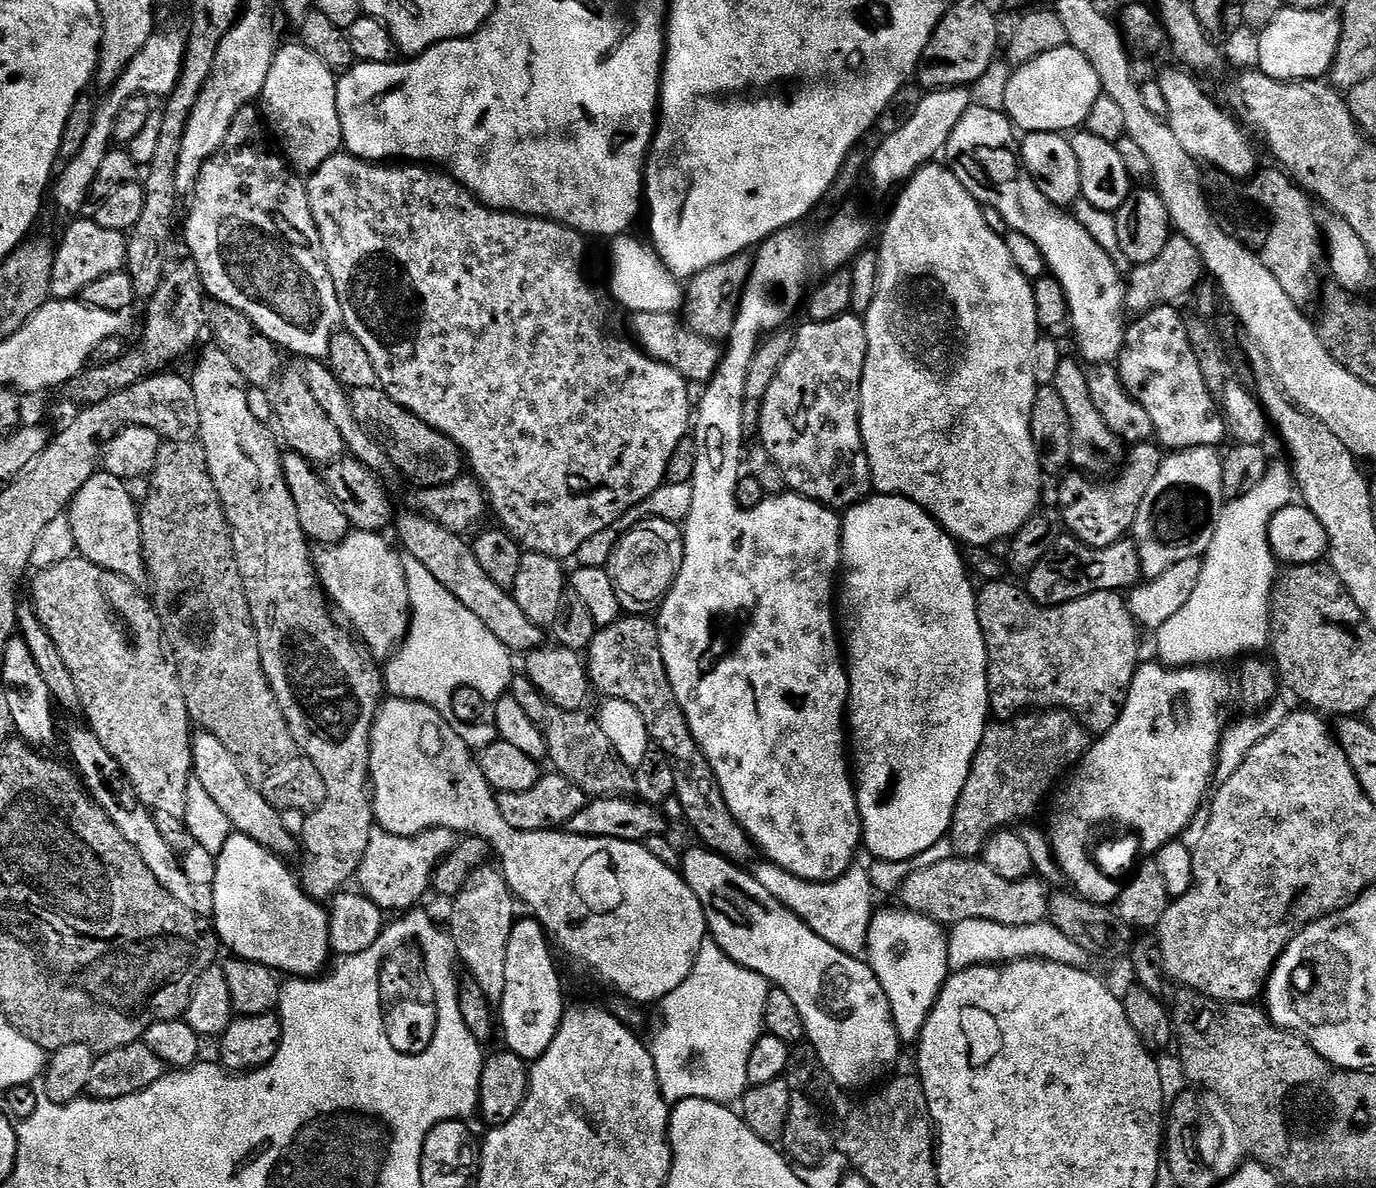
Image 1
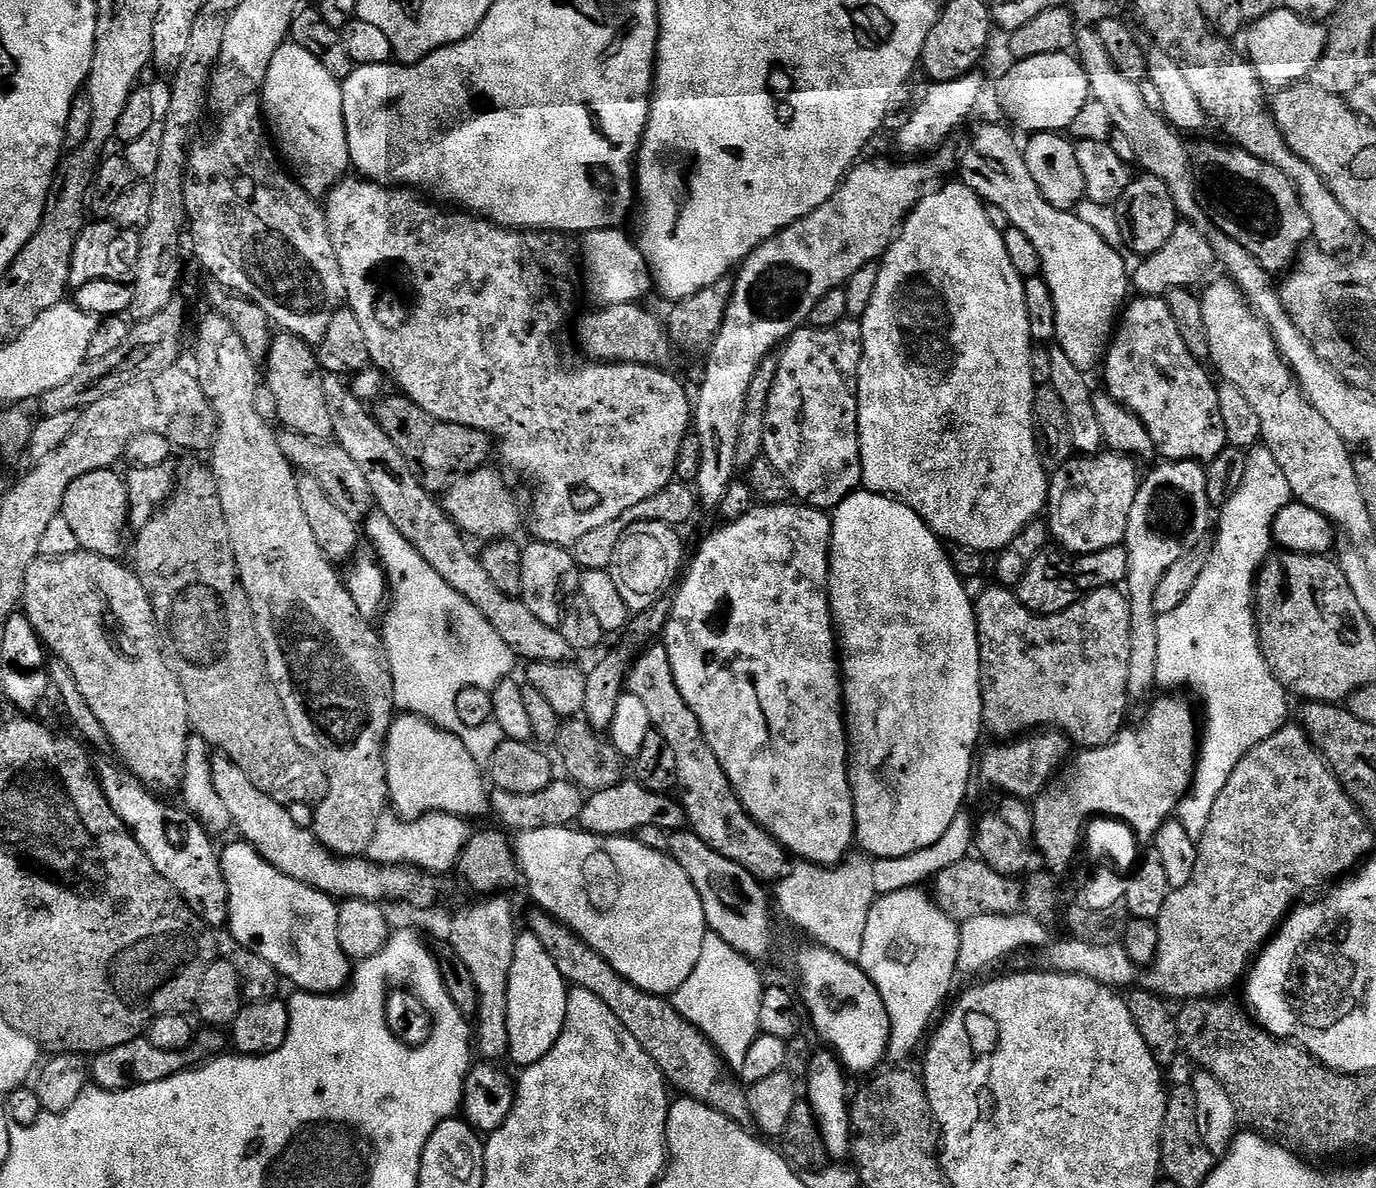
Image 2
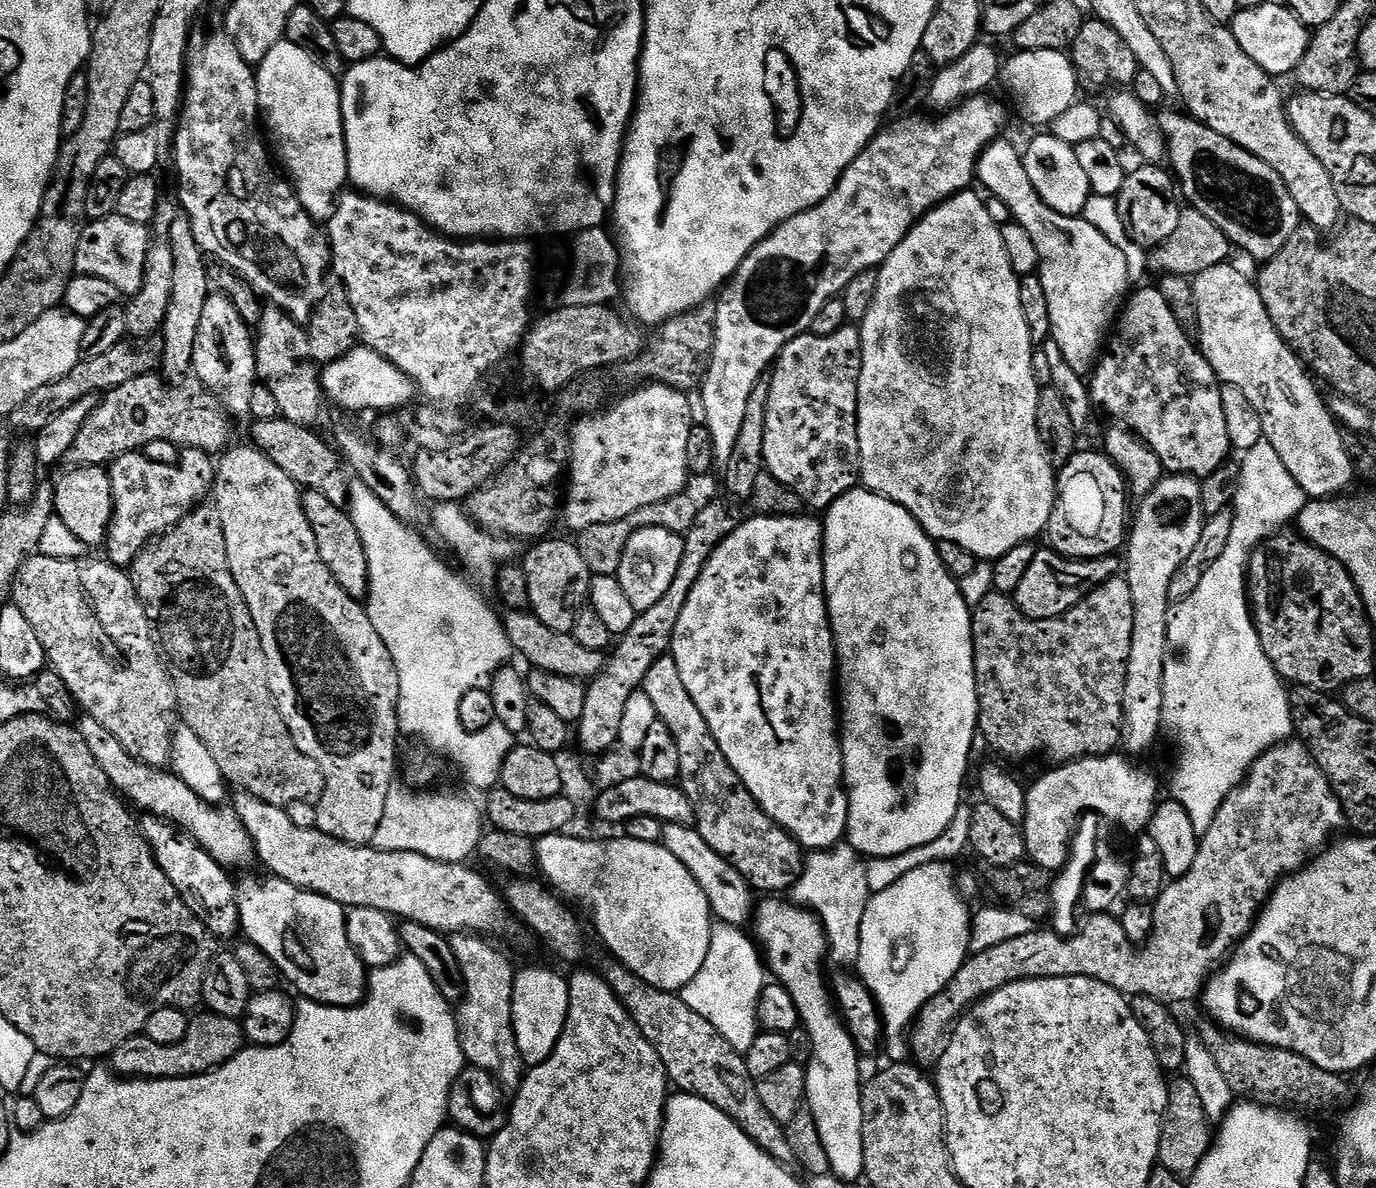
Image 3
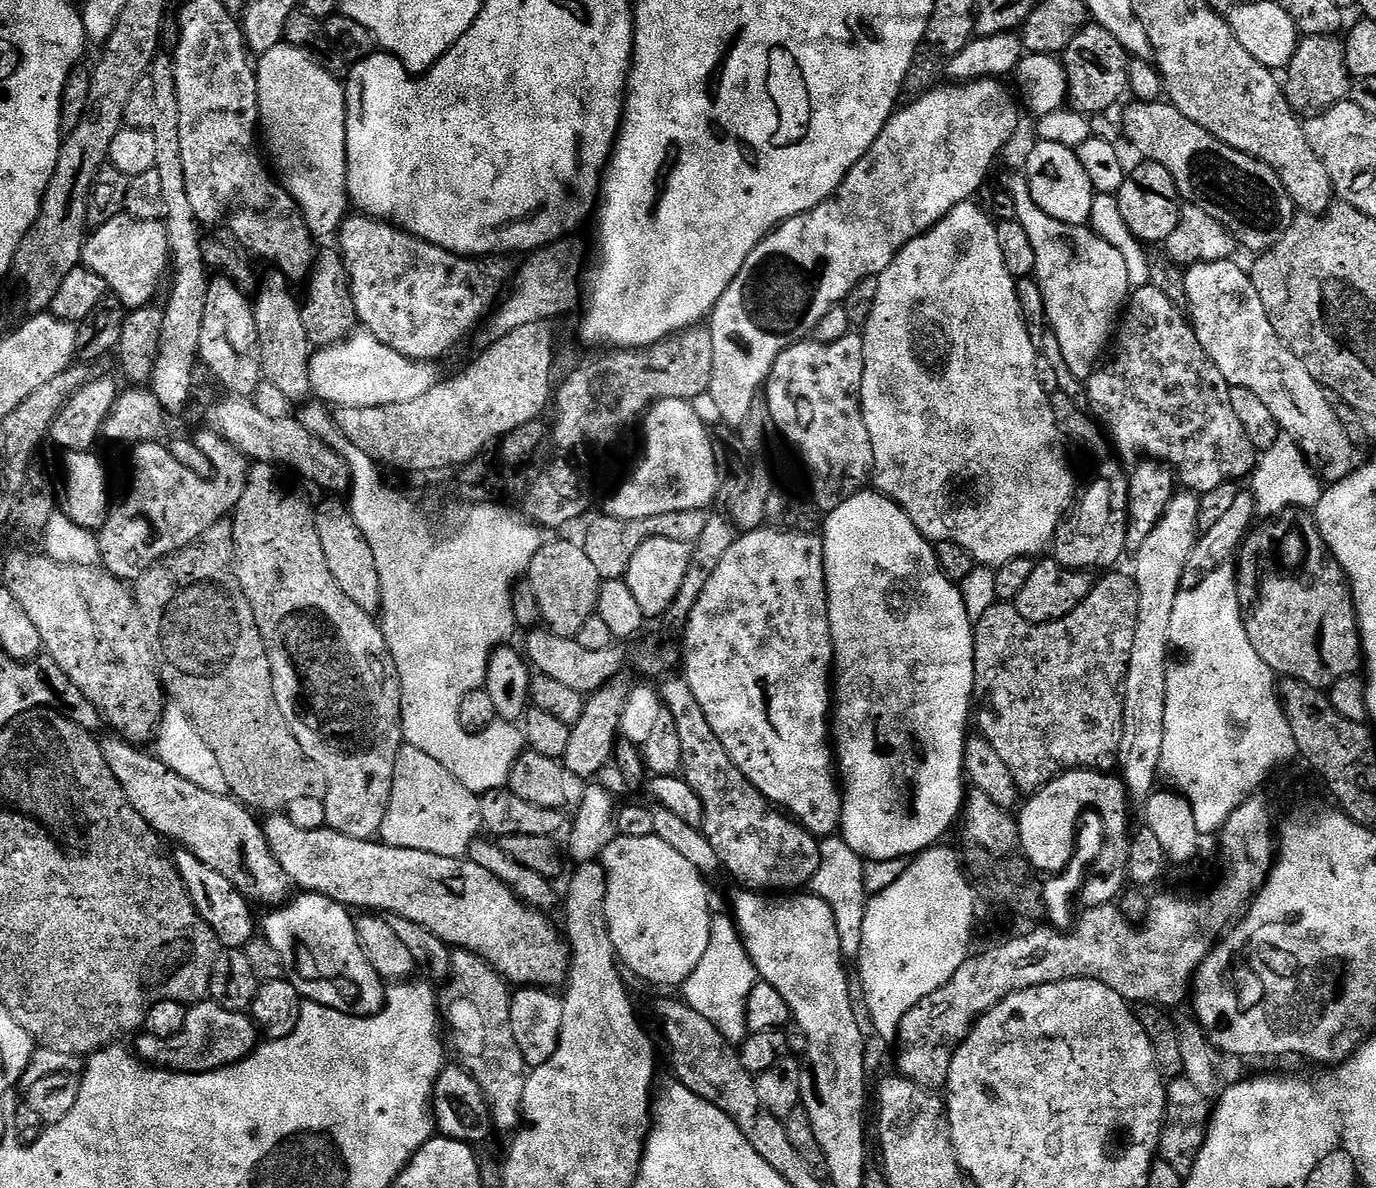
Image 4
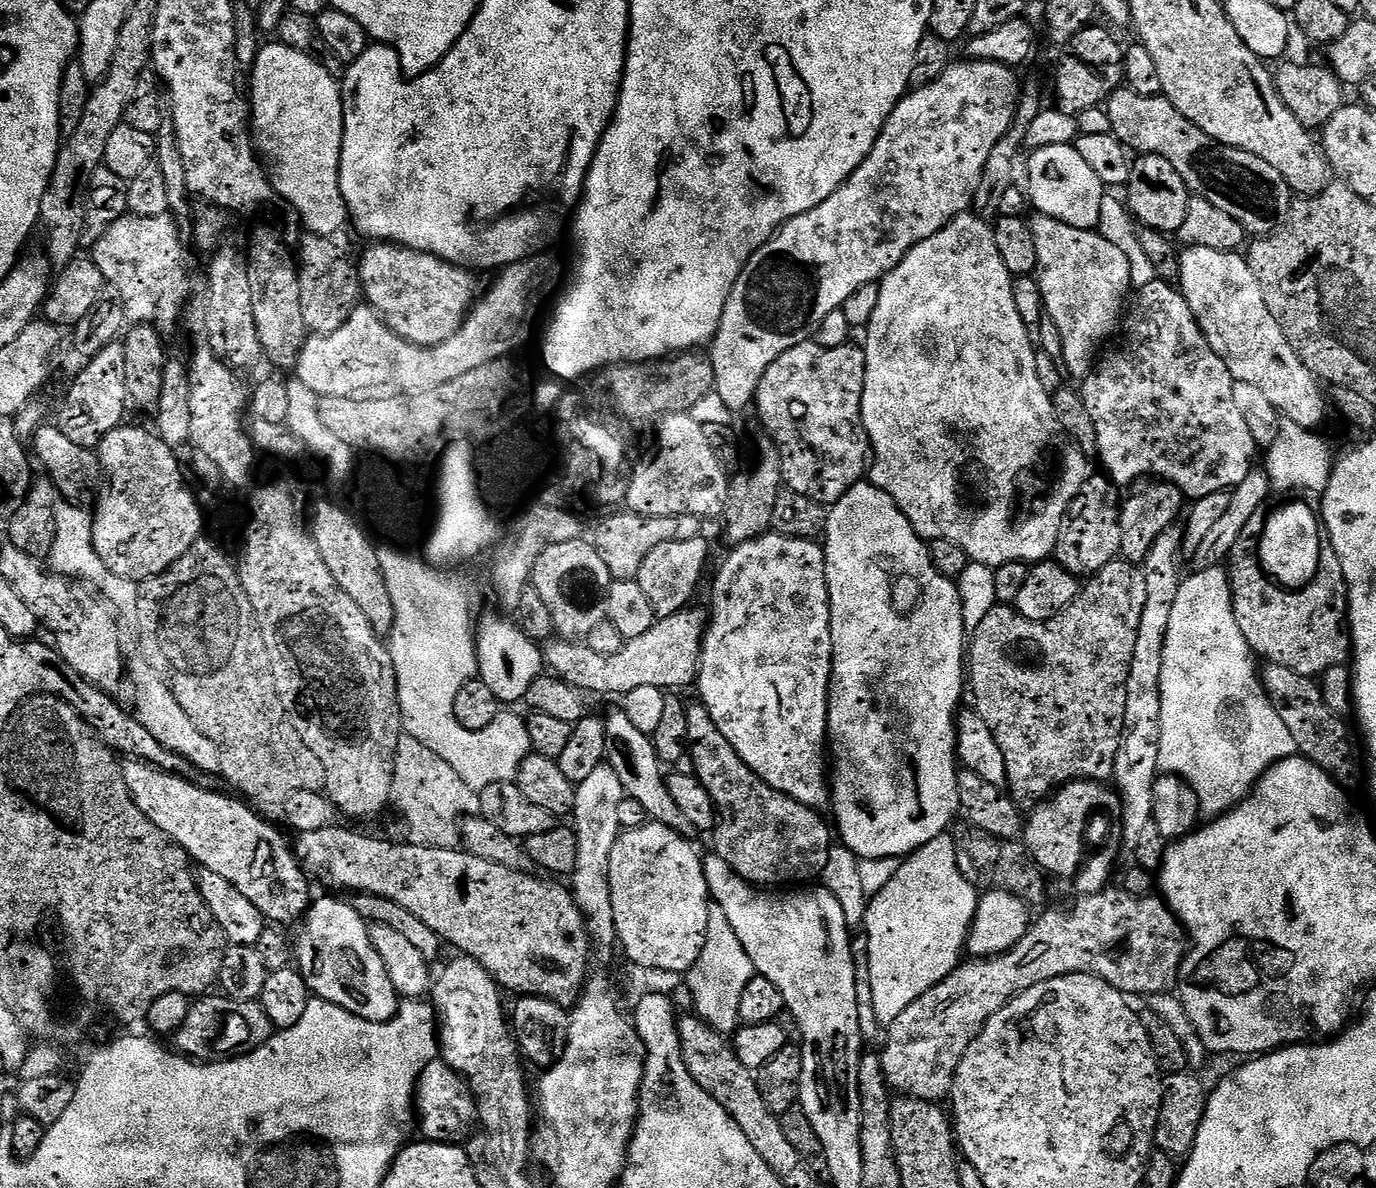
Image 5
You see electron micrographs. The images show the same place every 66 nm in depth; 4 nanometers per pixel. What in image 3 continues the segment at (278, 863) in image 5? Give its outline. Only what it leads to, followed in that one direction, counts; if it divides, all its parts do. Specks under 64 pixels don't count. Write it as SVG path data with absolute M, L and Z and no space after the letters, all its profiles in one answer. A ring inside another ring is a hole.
M87 714L81 717L78 727L82 738L86 738L86 746L90 746L90 754L94 754L98 766L106 770L106 778L110 778L113 788L133 809L141 808L141 813L157 816L159 820L166 820L183 832L189 832L223 868L235 870L257 863L256 846L234 809L206 803L175 772L151 768L149 764L134 759L126 746L122 746L122 742L118 742L118 738L114 738L114 734L106 730L106 726L102 726L102 722Z

